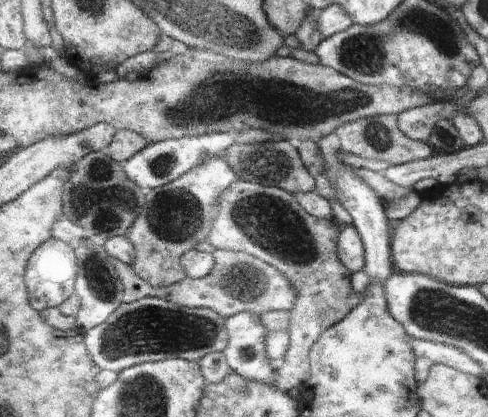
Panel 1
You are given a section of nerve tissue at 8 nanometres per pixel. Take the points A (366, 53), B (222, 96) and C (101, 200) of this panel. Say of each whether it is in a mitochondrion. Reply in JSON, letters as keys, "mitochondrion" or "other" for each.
{"A":"mitochondrion","B":"mitochondrion","C":"mitochondrion"}

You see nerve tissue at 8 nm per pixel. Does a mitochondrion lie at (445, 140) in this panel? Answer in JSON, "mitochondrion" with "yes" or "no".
{"mitochondrion":"yes"}

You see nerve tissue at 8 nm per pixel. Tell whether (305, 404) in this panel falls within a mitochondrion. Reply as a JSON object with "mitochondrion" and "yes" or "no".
{"mitochondrion":"no"}

